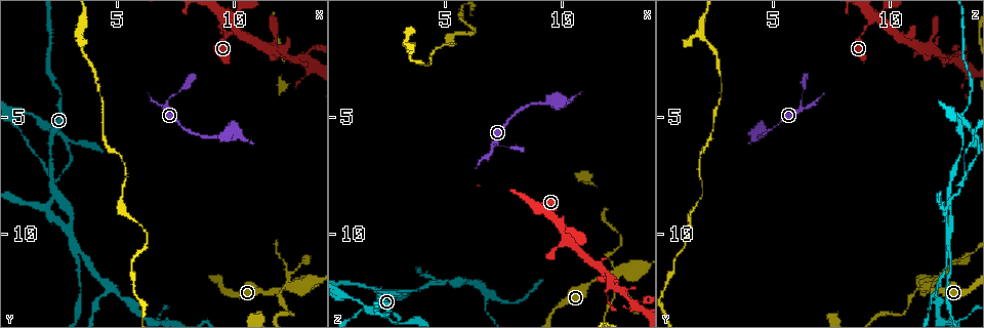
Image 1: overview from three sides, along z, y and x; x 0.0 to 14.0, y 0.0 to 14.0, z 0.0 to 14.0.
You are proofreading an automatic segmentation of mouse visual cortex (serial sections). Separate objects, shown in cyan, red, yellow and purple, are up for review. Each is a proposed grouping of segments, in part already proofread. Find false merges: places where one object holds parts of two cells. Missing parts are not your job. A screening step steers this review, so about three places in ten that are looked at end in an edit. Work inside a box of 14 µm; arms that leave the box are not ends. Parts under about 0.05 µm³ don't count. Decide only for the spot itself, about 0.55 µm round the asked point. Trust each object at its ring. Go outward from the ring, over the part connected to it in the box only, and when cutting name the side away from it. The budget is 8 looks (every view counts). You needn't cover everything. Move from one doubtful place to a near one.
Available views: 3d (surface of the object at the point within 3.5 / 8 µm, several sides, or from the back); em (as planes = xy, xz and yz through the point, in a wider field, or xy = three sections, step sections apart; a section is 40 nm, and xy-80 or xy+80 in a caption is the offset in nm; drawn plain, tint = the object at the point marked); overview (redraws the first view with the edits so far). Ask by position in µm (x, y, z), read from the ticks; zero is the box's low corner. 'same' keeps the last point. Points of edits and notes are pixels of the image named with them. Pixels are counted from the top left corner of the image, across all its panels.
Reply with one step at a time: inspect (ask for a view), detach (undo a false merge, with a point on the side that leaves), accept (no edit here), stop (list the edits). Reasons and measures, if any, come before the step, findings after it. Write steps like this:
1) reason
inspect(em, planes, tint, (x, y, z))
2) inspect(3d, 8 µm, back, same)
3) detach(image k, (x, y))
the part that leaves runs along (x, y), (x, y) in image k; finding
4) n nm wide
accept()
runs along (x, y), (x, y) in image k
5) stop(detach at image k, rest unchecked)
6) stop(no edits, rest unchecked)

sudden change in width
inspect(3d, 8 µm, (7.6, 4.1, 6.2))

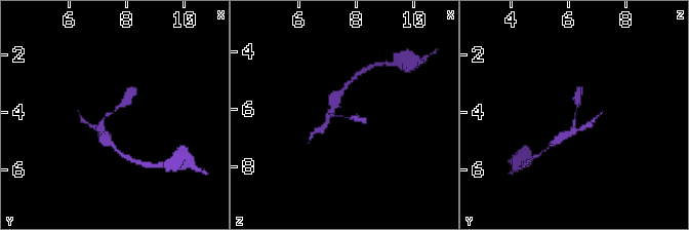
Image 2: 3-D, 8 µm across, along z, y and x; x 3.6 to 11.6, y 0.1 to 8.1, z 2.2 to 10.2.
arms of 200, 300 nm; now the EM
inspect(em, xy, step 3, tint, (7.6, 4.1, 6.2))

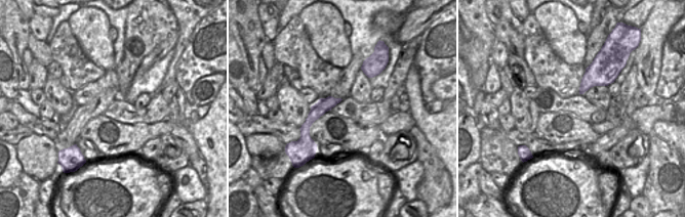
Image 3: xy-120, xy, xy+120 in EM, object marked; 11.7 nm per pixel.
accept()
runs along (336, 100), (312, 117), (307, 133) in image 3; continuous, no second cell

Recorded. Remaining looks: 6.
arms run side by side
inspect(3d, 8 µm, (3.3, 10.6, 12.5))

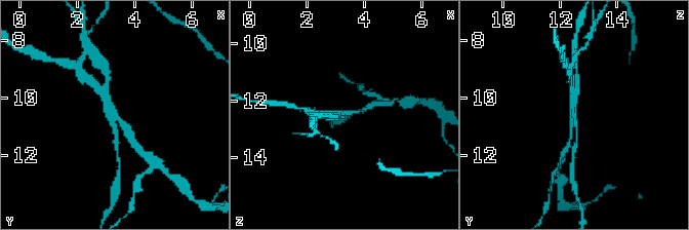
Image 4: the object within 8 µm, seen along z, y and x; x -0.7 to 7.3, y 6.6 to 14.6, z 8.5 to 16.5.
now the EM
inspect(em, planes, tint, (3.3, 10.6, 12.5))

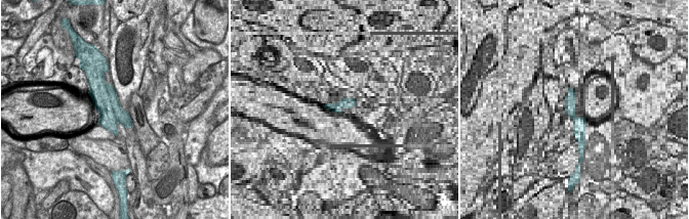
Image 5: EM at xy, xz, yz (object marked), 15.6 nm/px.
3 arms
detach(image 4, (129, 136))
the part that leaves runs along (575, 52), (584, 48), (596, 27) in image 4; two cells meet here

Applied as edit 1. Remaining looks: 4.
thin arm on a thick one
inspect(3d, 3.5 µm, (12.1, 12.3, 11.6))

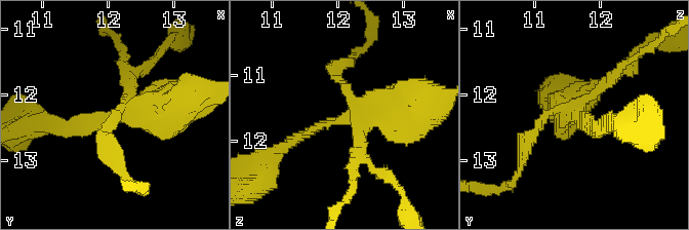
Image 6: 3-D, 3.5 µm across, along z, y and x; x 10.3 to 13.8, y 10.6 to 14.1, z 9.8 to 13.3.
4 arms; arms of 150, 150, 200, 500 nm
inspect(em, xy, step 2, tint, (12.25, 12.35, 11.60))

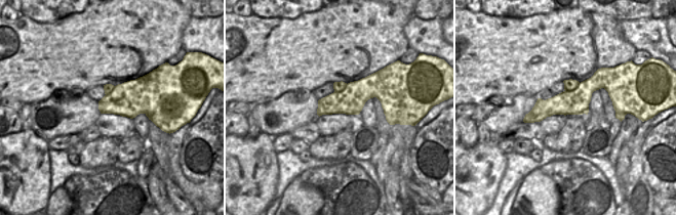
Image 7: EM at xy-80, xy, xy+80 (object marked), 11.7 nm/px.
cut it another way
inspect(em, xy, step 3, tint, same)

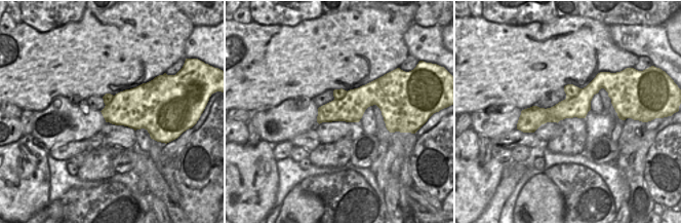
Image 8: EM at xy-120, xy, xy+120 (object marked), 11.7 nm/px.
detach(image 6, (109, 128))
the part that leaves runs along (128, 100), (128, 77), (169, 43) in image 6; a second cell is stuck on

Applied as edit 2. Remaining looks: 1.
stop(detach at image 4, detach at image 6, rest unchecked)

